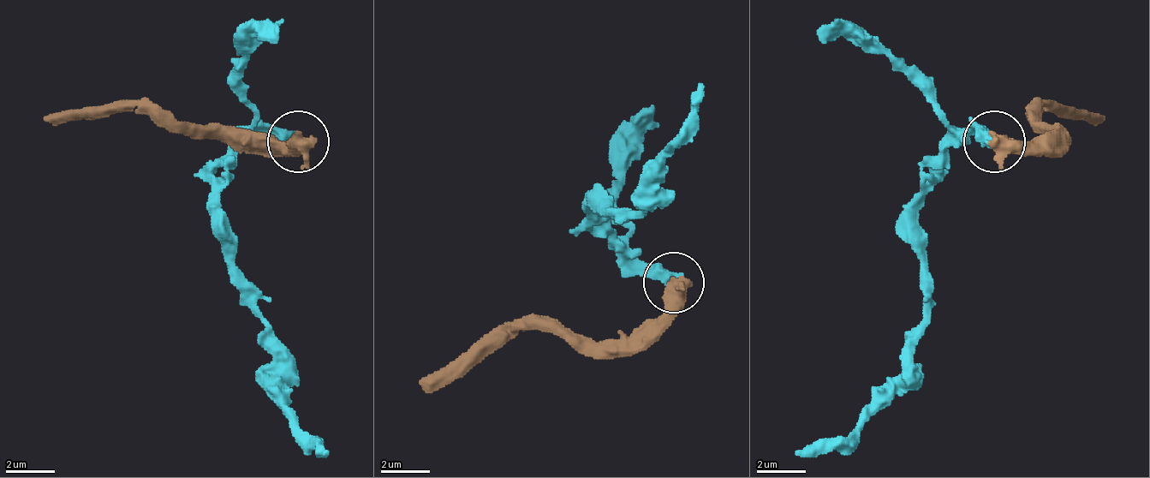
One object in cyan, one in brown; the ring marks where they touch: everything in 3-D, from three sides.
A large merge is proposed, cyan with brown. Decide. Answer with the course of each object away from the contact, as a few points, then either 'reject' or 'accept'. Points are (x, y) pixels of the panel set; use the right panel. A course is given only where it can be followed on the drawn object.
course cyan (996, 140), (971, 128), (946, 152), (916, 207), (922, 299), (909, 373), (843, 440), (812, 440), (793, 452); course brown (996, 140), (1033, 140), (1051, 134), (1045, 109), (1099, 121); accept

